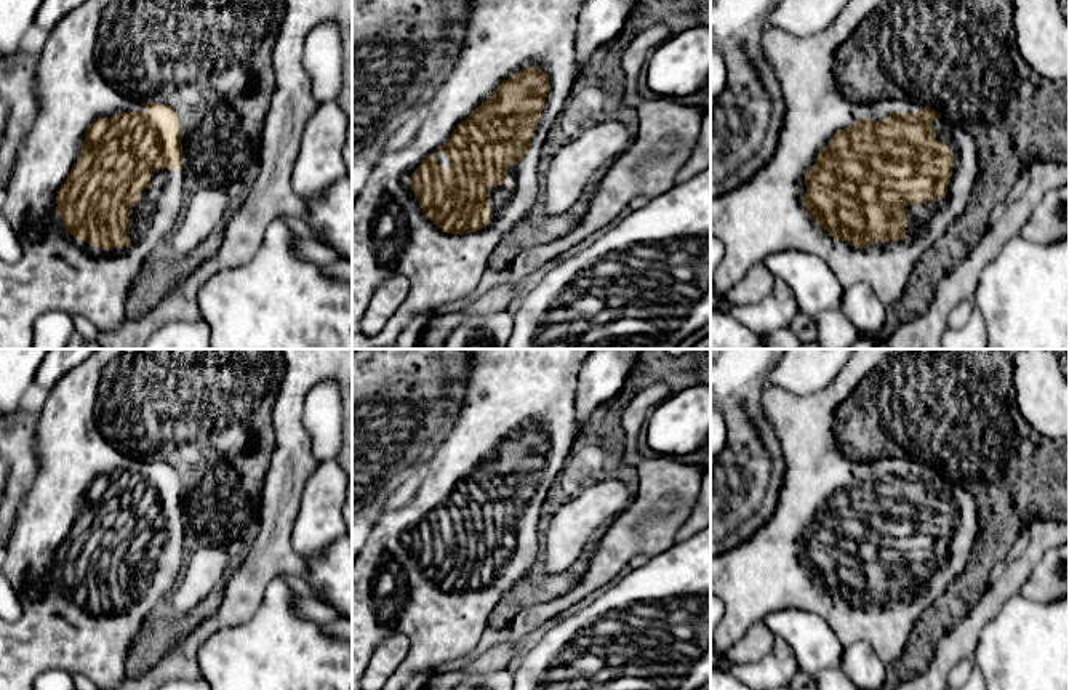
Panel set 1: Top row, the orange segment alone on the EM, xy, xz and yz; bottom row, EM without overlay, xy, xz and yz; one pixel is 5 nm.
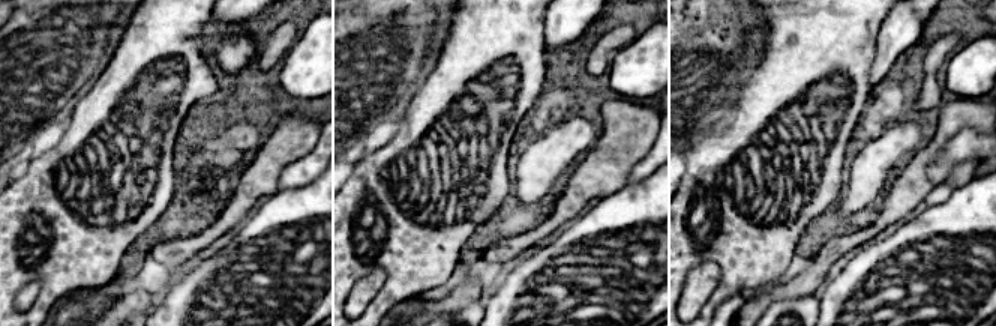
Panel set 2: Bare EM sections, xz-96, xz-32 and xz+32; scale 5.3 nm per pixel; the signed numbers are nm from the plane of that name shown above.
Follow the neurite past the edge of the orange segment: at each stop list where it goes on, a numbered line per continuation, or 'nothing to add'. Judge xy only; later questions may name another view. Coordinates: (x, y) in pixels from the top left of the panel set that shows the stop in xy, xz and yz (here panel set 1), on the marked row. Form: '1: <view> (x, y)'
1: xy (56, 272)

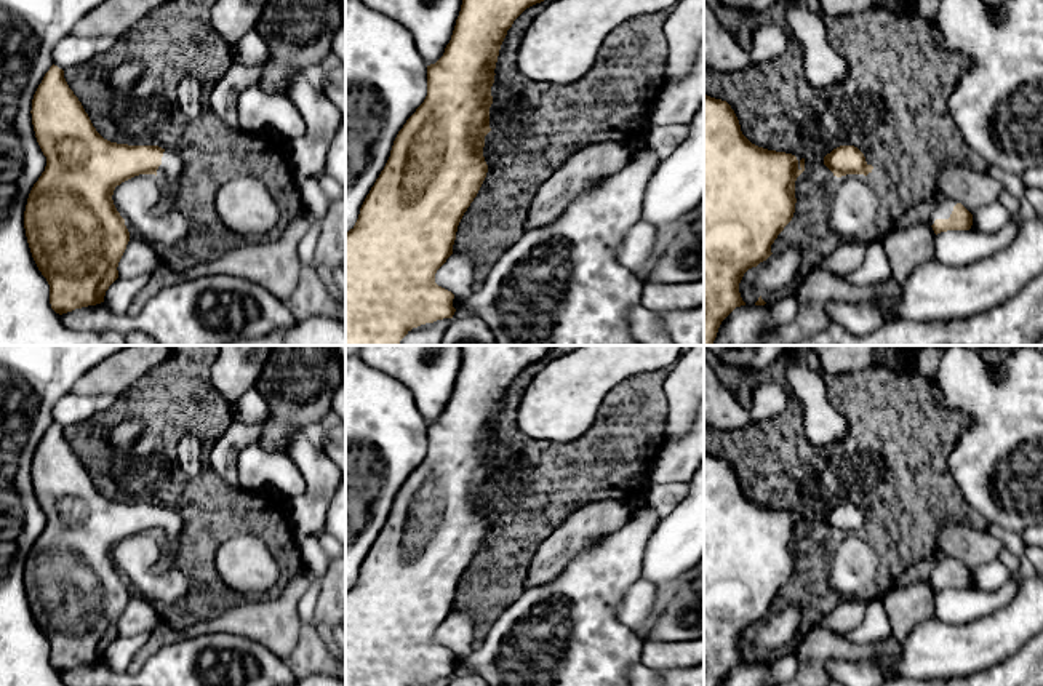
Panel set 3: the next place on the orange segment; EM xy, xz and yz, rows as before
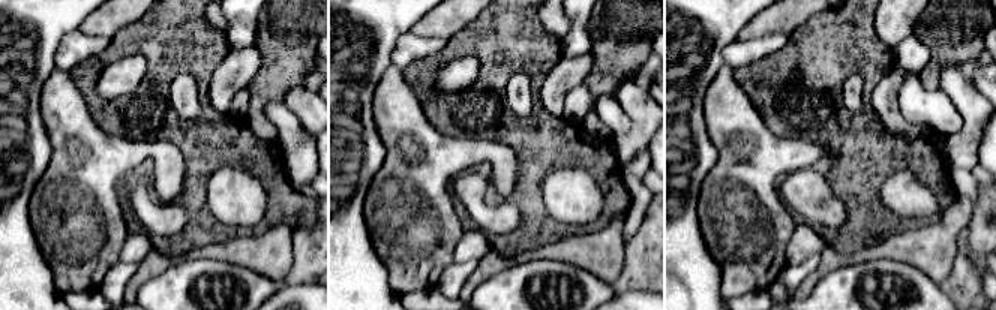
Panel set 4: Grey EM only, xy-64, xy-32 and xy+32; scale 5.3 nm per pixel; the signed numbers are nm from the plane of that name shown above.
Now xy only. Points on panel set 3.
1: xy (171, 170)

